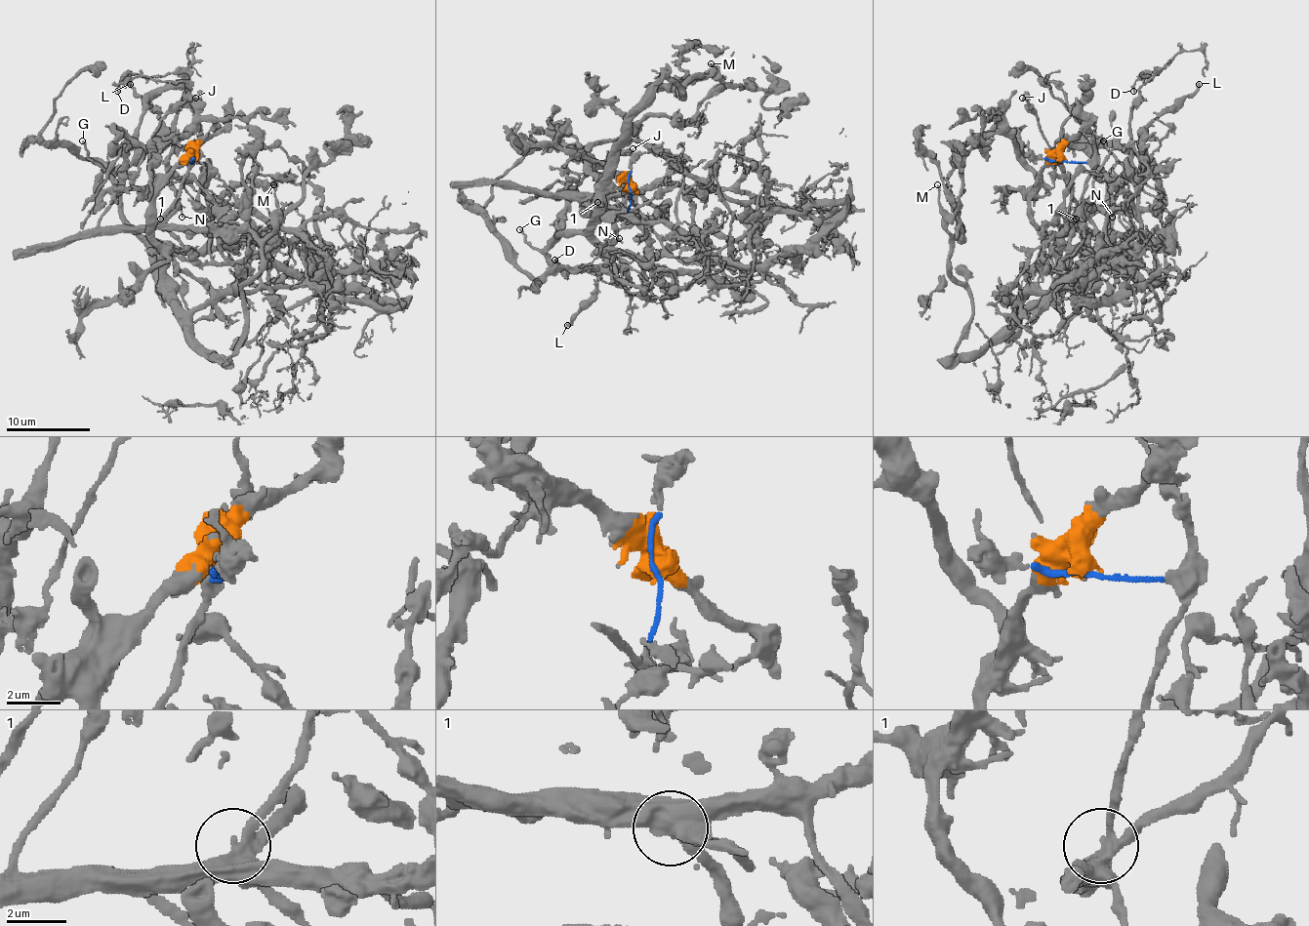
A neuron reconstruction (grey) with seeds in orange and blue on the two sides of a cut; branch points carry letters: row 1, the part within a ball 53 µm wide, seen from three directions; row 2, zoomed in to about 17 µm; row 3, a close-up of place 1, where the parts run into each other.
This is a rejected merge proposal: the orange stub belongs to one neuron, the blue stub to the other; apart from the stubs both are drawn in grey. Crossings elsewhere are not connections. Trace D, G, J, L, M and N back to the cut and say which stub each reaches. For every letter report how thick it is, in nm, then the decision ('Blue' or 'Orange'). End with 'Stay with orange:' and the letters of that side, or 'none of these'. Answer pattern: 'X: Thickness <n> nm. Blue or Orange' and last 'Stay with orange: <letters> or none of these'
D: Thickness 200 nm. Blue
G: Thickness 180 nm. Orange
J: Thickness 360 nm. Blue
L: Thickness 280 nm. Orange
M: Thickness 190 nm. Orange
N: Thickness 150 nm. Blue
Stay with orange: G, L, M

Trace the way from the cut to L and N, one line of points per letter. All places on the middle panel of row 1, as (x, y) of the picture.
L: (630, 190), (592, 157), (600, 207), (586, 230), (562, 232), (546, 254), (598, 275), (594, 294), (566, 325)
N: (630, 190), (630, 207), (624, 218), (604, 205), (611, 216), (615, 237), (619, 239)

